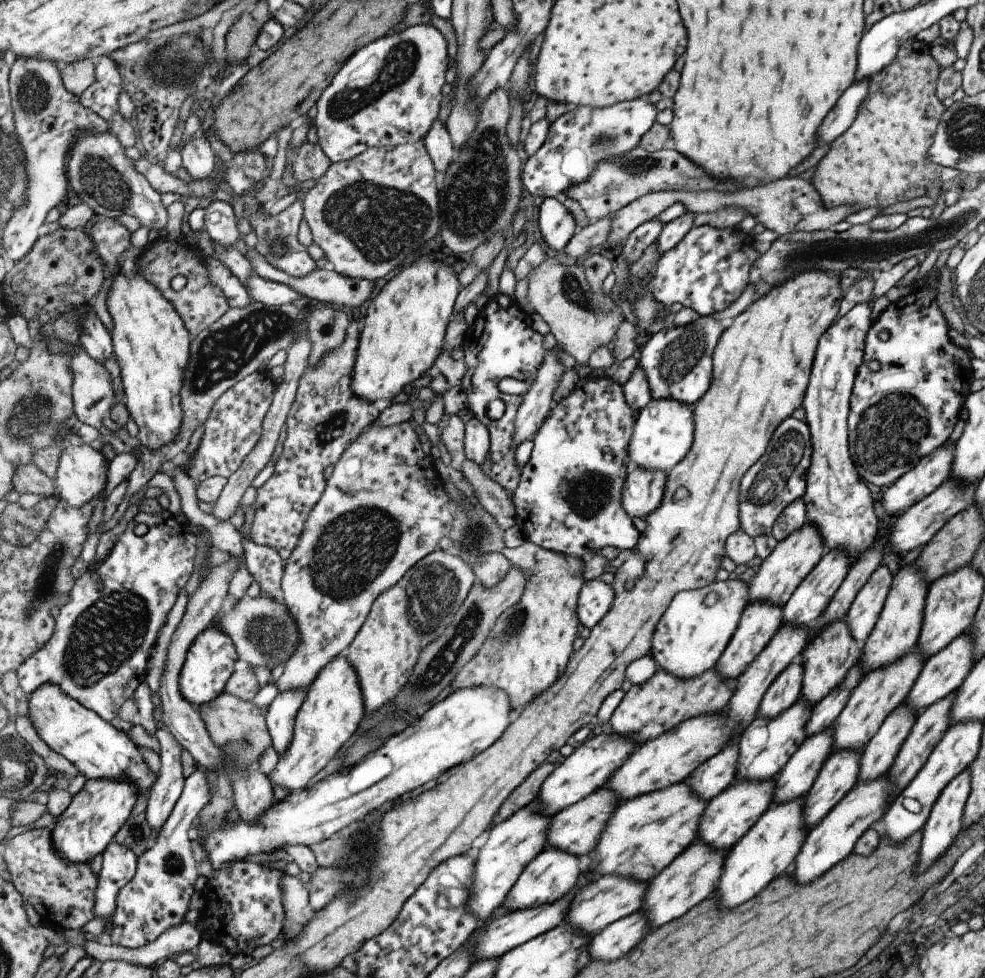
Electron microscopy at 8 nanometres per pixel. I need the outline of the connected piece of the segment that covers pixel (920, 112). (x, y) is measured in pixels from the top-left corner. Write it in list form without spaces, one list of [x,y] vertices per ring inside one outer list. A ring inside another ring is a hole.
[[[915,36],[909,43],[903,43],[893,60],[868,80],[868,91],[856,110],[853,122],[833,142],[826,155],[819,159],[810,183],[818,191],[826,209],[841,204],[858,204],[861,209],[870,206],[886,207],[896,202],[923,196],[924,188],[933,180],[953,179],[958,170],[940,167],[928,161],[926,152],[932,143],[940,116],[946,109],[935,96],[939,66],[928,54],[922,42],[917,43]]]

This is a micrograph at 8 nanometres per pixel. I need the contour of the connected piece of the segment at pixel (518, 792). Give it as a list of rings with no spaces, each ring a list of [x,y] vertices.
[[[543,761],[533,772],[530,772],[529,776],[526,776],[525,780],[522,780],[521,784],[516,786],[504,802],[500,804],[500,807],[496,810],[489,823],[488,829],[497,826],[510,814],[513,814],[516,810],[523,808],[526,804],[537,798],[541,783],[554,771],[555,767],[553,763]]]

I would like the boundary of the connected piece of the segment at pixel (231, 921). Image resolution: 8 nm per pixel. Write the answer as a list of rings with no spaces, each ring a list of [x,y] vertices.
[[[235,862],[231,867],[226,866],[221,870],[214,870],[213,876],[208,880],[204,880],[202,895],[207,898],[205,896],[206,892],[217,890],[221,897],[218,897],[219,902],[213,906],[213,914],[209,914],[203,921],[206,922],[208,929],[215,929],[217,936],[219,936],[218,942],[228,947],[233,955],[239,953],[253,954],[255,948],[271,944],[273,940],[279,938],[285,919],[287,919],[283,900],[284,885],[282,880],[284,879],[284,874],[284,872],[278,870],[267,870],[267,868],[263,868],[259,863]]]

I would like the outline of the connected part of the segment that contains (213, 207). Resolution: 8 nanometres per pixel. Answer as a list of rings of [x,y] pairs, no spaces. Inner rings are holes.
[[[214,200],[205,208],[205,228],[215,244],[235,246],[239,240],[239,228],[233,204]]]

